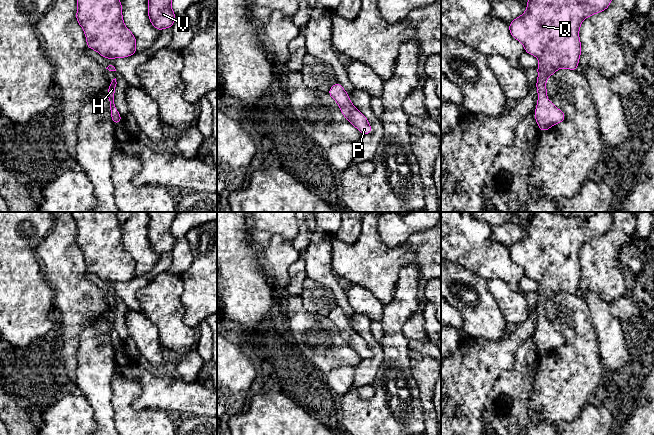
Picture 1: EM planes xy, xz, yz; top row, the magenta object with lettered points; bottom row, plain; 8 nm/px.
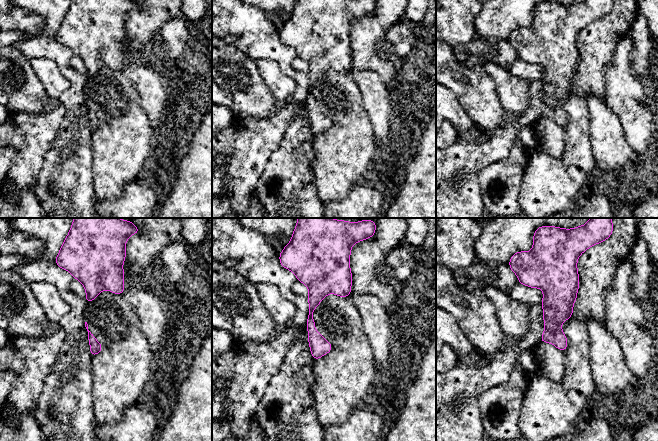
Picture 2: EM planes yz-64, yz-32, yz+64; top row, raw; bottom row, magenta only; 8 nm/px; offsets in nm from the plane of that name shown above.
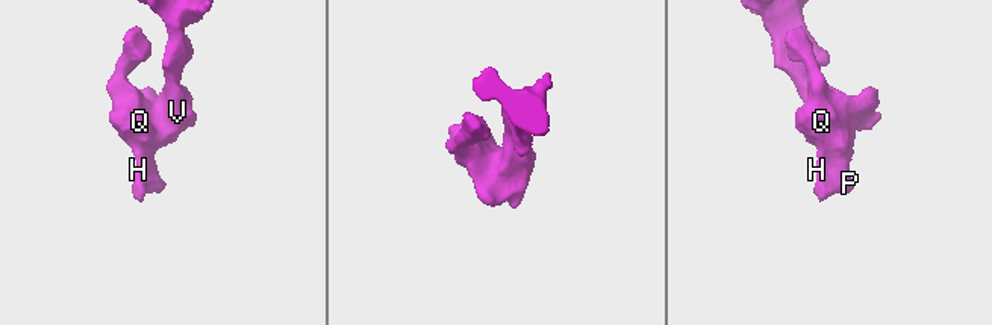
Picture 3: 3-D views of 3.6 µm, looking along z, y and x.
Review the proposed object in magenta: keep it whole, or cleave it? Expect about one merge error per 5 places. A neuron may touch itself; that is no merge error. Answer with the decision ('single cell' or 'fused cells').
single cell

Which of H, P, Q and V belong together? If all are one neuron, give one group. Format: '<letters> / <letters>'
H P Q V

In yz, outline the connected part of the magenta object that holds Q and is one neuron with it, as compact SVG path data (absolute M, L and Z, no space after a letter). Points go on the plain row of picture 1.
M535 212L529 220L527 234L509 248L511 260L524 269L526 277L539 283L536 306L538 326L534 340L541 356L565 344L564 336L546 322L547 302L559 292L577 294L581 279L579 263L581 247L587 241L606 234L611 226L611 212L596 212L584 219L555 215L552 212Z

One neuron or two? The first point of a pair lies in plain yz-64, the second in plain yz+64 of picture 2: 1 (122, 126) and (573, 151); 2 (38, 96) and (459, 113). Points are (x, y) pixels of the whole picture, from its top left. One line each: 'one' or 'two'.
1: one
2: two

